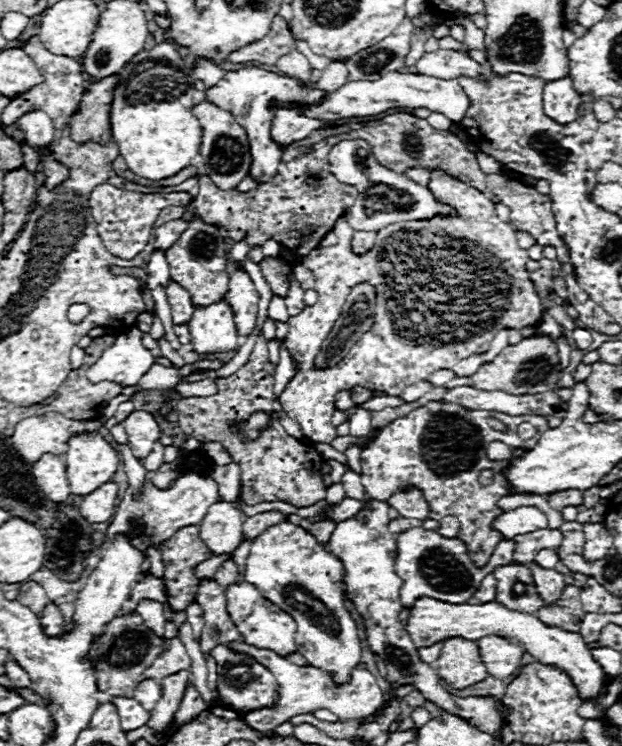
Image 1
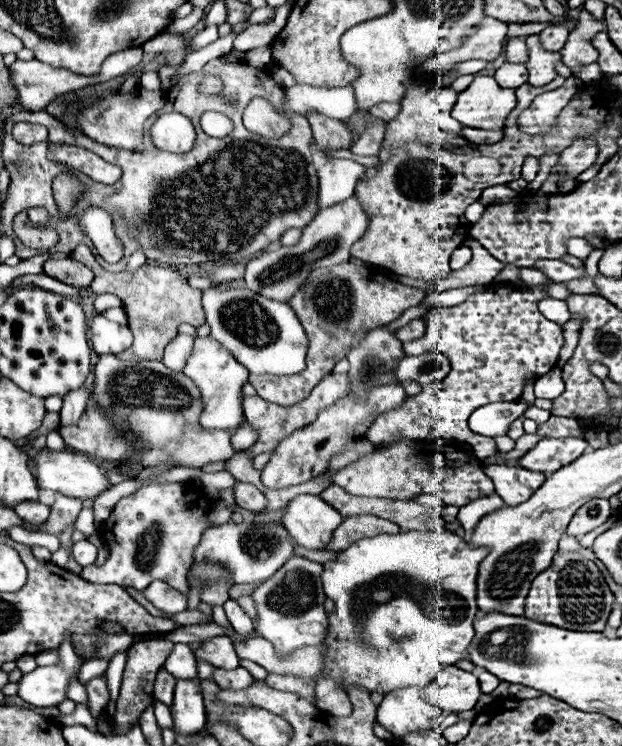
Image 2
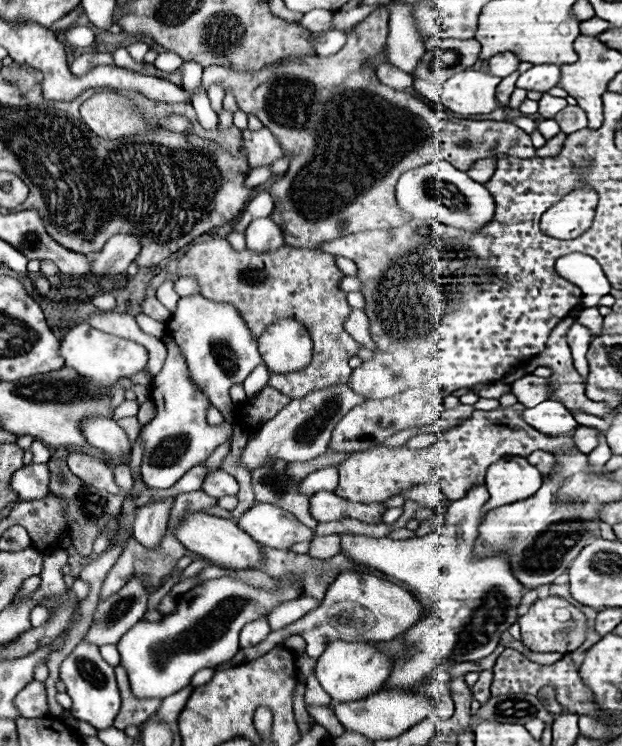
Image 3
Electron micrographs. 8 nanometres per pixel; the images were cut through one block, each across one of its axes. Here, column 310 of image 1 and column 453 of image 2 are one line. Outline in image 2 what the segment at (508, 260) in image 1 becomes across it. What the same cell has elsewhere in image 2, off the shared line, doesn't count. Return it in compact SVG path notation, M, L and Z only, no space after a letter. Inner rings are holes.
M460 246L454 252L452 252L450 258L450 268L452 270L464 268L464 265L470 261L472 257L472 252L470 248L466 246ZM494 282L490 286L476 290L472 296L468 296L458 306L448 306L448 308L446 306L434 306L432 310L428 310L424 314L426 334L420 340L404 344L404 352L406 354L420 354L420 352L440 350L446 356L450 356L452 372L444 380L422 388L422 392L416 396L416 400L414 400L414 396L410 396L402 404L402 408L398 408L396 412L388 412L384 416L378 416L376 422L370 426L370 430L366 432L366 438L376 446L388 444L388 442L398 440L398 438L420 440L446 438L446 440L458 440L458 442L470 444L472 450L474 450L474 456L478 460L484 460L486 456L494 454L496 452L494 440L472 432L468 428L468 418L476 408L480 408L484 404L520 400L526 380L540 378L556 366L558 354L564 346L562 326L544 318L542 312L538 310L538 302L542 298L548 298L546 286L550 286L550 284L554 284L554 282L544 282L544 284L538 284L538 286L512 288L512 284L508 284L508 282Z

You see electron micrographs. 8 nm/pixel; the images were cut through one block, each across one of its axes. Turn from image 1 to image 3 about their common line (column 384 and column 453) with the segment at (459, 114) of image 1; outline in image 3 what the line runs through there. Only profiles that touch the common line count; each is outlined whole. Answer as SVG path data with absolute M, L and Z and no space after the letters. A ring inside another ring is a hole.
M476 70L458 72L444 84L440 102L452 112L458 112L462 116L490 114L496 108L500 108L496 100L498 82L500 78L484 72Z

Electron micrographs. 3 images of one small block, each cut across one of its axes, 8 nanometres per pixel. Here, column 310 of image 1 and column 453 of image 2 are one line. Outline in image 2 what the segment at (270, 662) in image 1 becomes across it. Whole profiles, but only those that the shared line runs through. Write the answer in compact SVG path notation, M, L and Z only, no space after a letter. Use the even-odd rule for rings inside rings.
M444 666L440 676L426 686L424 698L428 704L442 708L444 712L472 710L484 692L472 672L456 666Z

